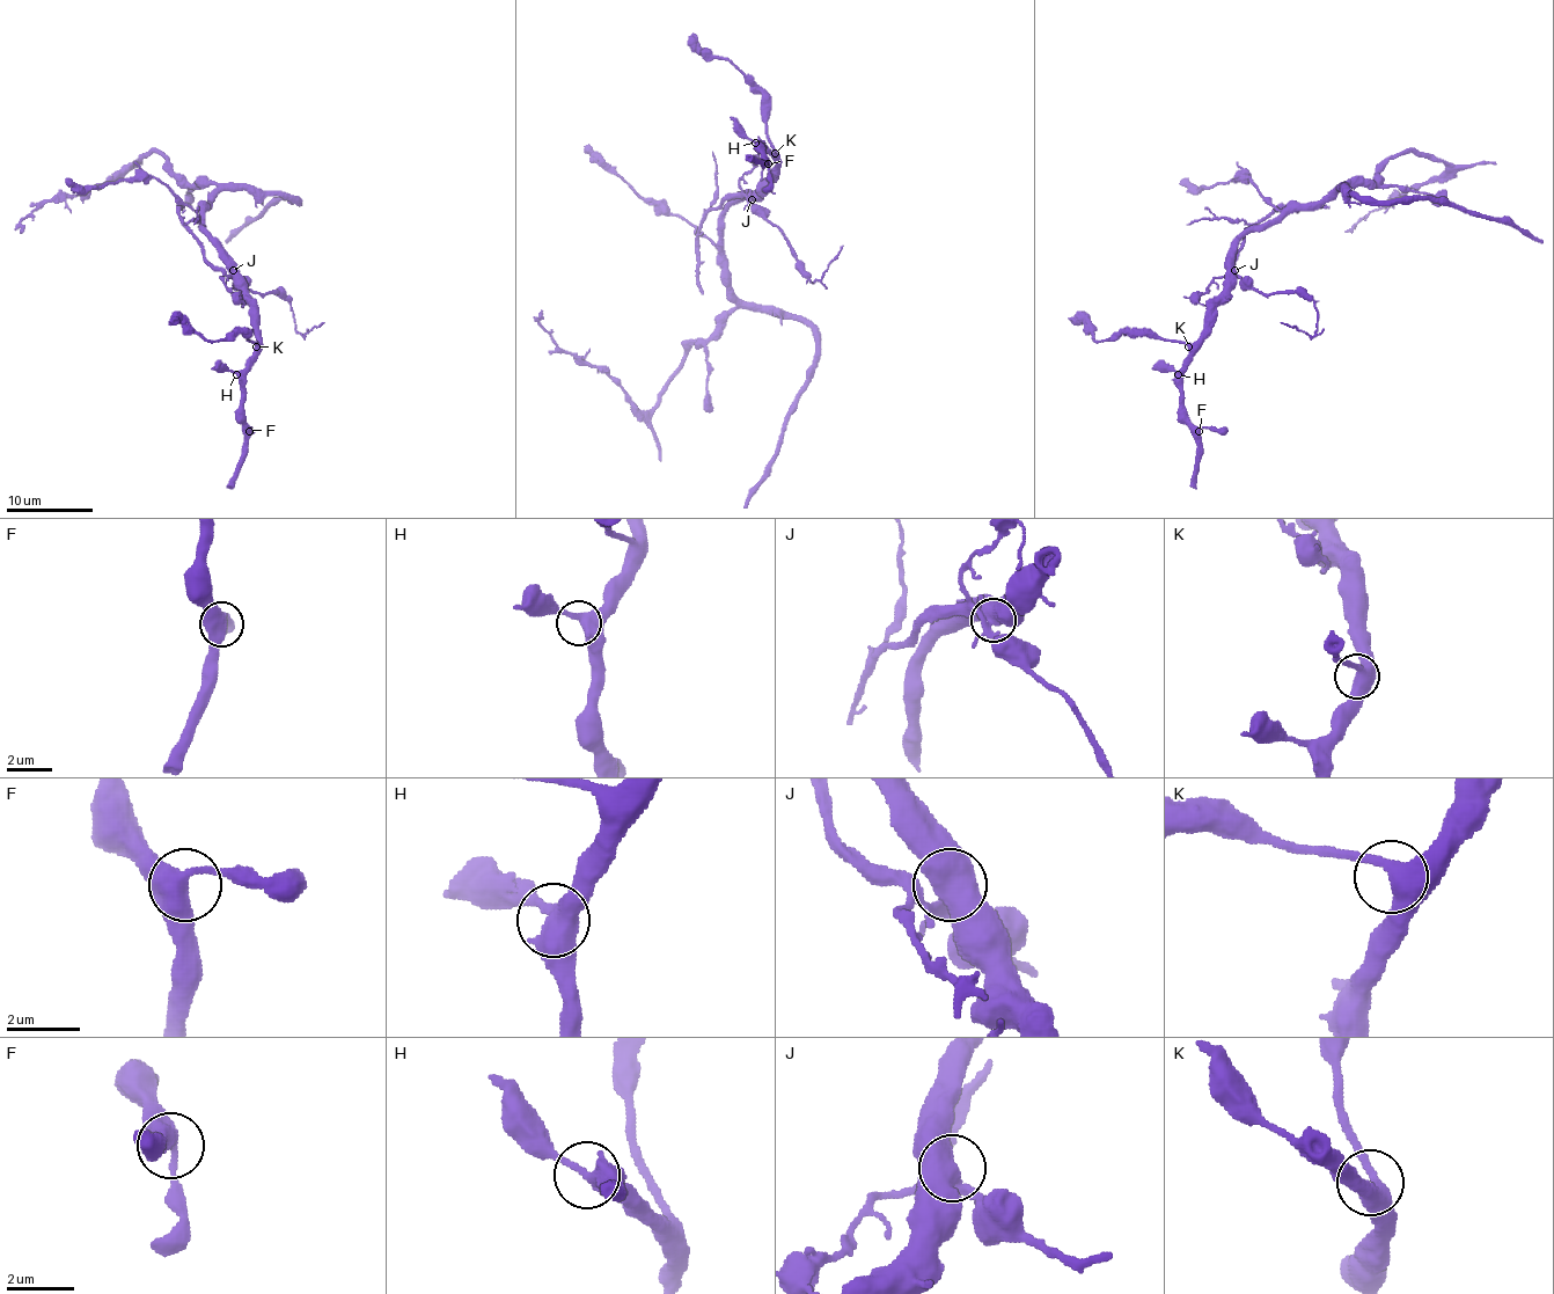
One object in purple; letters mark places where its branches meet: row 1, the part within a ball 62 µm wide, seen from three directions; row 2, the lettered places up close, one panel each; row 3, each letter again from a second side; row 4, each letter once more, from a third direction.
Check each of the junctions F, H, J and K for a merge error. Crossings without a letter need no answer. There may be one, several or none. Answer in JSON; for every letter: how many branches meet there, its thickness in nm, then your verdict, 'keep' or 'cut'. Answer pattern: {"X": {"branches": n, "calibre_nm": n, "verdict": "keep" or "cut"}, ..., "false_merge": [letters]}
{"F": {"branches": 3, "calibre_nm": 460, "verdict": "keep"}, "H": {"branches": 3, "calibre_nm": 400, "verdict": "keep"}, "J": {"branches": 4, "calibre_nm": 460, "verdict": "cut"}, "K": {"branches": 3, "calibre_nm": 420, "verdict": "keep"}, "false_merge": ["J"]}

